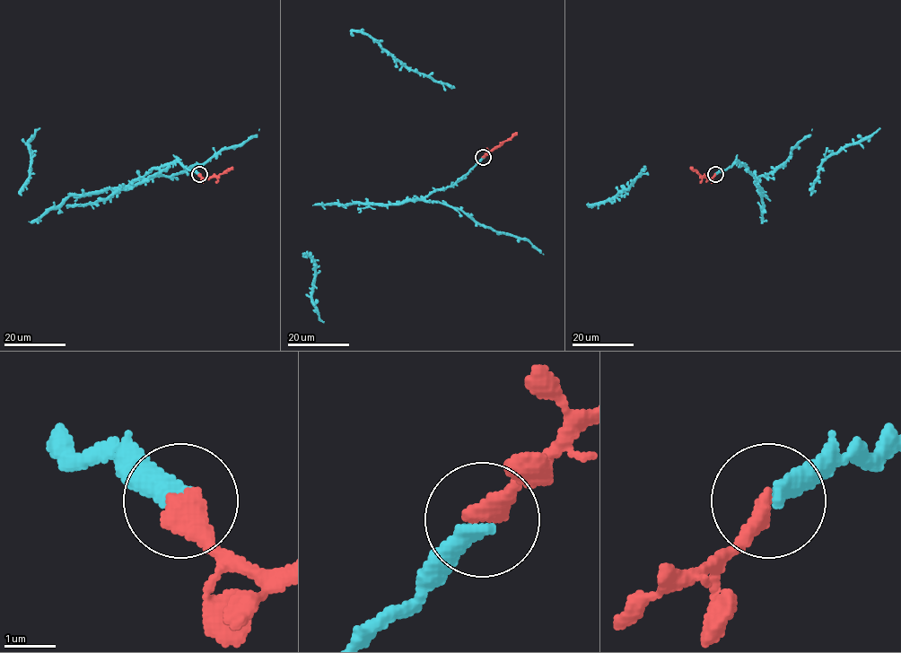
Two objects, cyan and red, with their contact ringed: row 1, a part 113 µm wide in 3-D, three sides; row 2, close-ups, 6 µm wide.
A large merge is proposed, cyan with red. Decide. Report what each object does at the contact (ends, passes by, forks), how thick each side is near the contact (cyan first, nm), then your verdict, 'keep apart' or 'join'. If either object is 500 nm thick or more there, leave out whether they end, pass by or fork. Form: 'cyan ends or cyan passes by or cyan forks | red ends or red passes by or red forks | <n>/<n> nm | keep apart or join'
cyan ends | red ends | 400/460 nm | join

